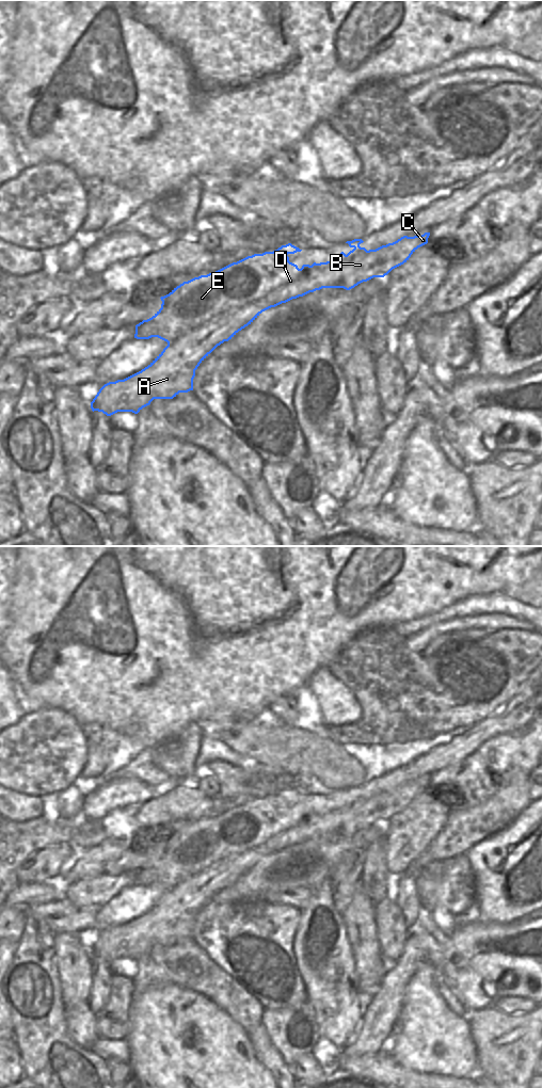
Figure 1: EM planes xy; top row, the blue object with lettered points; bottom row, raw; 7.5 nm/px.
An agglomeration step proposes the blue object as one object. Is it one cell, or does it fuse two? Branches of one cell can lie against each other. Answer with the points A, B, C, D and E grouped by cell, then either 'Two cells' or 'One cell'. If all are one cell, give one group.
Groups: A B C D / E. Two cells.

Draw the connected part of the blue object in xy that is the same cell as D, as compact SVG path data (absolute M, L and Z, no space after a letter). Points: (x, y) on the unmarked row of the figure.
M430 779L414 783L403 782L393 789L369 797L360 793L364 788L362 785L354 785L346 788L353 795L347 801L341 798L340 803L333 807L314 809L312 812L303 811L301 815L290 809L288 802L280 802L278 810L274 812L270 823L260 827L251 823L240 829L238 848L245 848L245 853L216 862L209 868L181 881L173 890L168 891L141 917L124 926L105 930L91 948L92 957L102 958L107 962L117 958L138 960L143 954L149 951L154 945L173 945L179 939L193 937L193 925L200 910L218 892L232 885L239 877L251 870L262 858L322 834L350 836L373 823L384 823L393 815L406 809L418 794L427 790L429 782Z

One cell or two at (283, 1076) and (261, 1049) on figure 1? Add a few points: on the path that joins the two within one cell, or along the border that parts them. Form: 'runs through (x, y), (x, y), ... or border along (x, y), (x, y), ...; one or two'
runs through (280, 1070), (268, 1055); one

